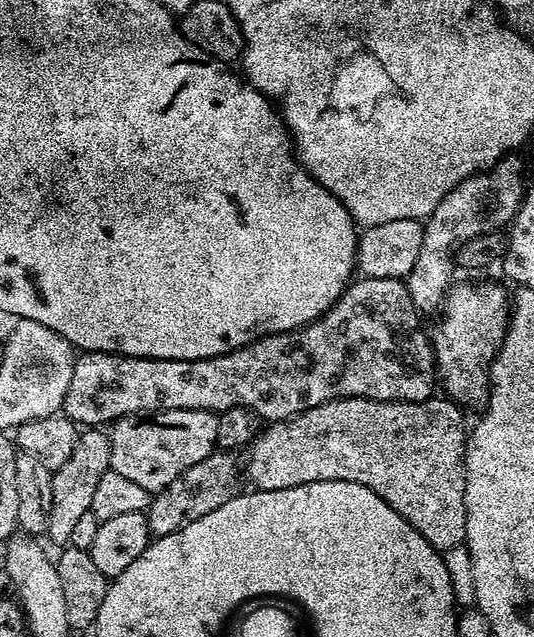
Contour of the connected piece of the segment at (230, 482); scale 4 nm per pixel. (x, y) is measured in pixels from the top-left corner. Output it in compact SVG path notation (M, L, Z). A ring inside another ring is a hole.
M214 450L201 462L196 462L179 475L170 486L153 495L146 513L148 529L155 537L169 536L178 529L185 528L190 522L205 517L218 507L230 502L239 493L236 464L229 453Z

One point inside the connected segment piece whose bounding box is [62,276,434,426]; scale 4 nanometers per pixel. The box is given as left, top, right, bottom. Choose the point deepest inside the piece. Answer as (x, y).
(367, 343)

